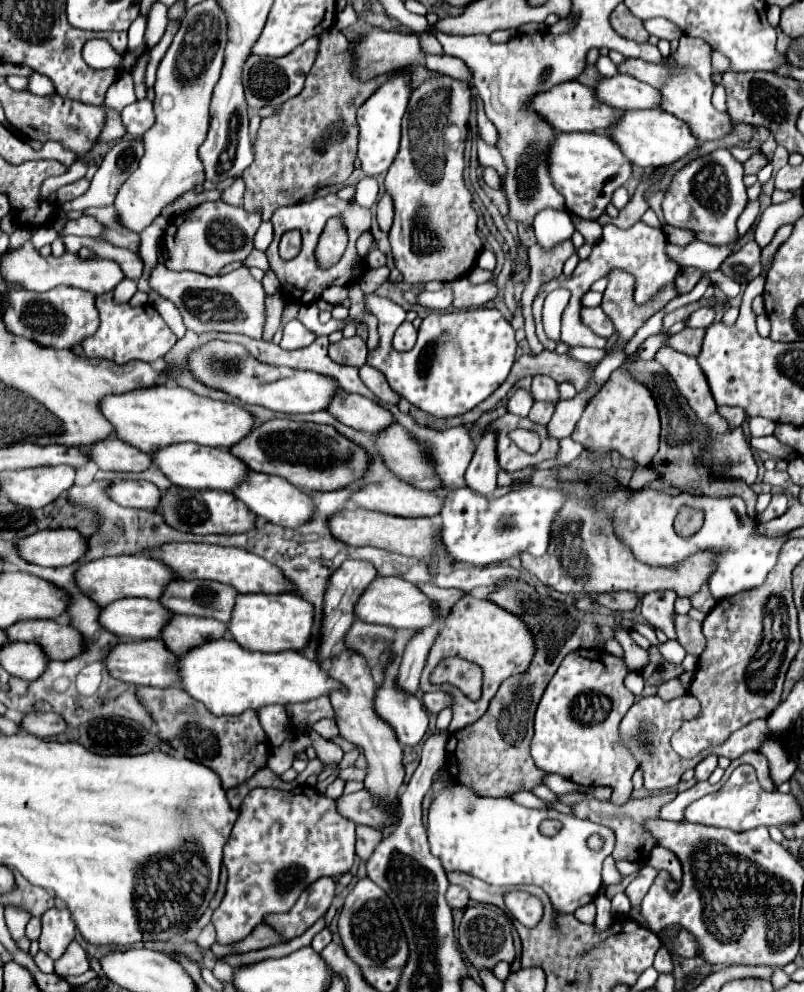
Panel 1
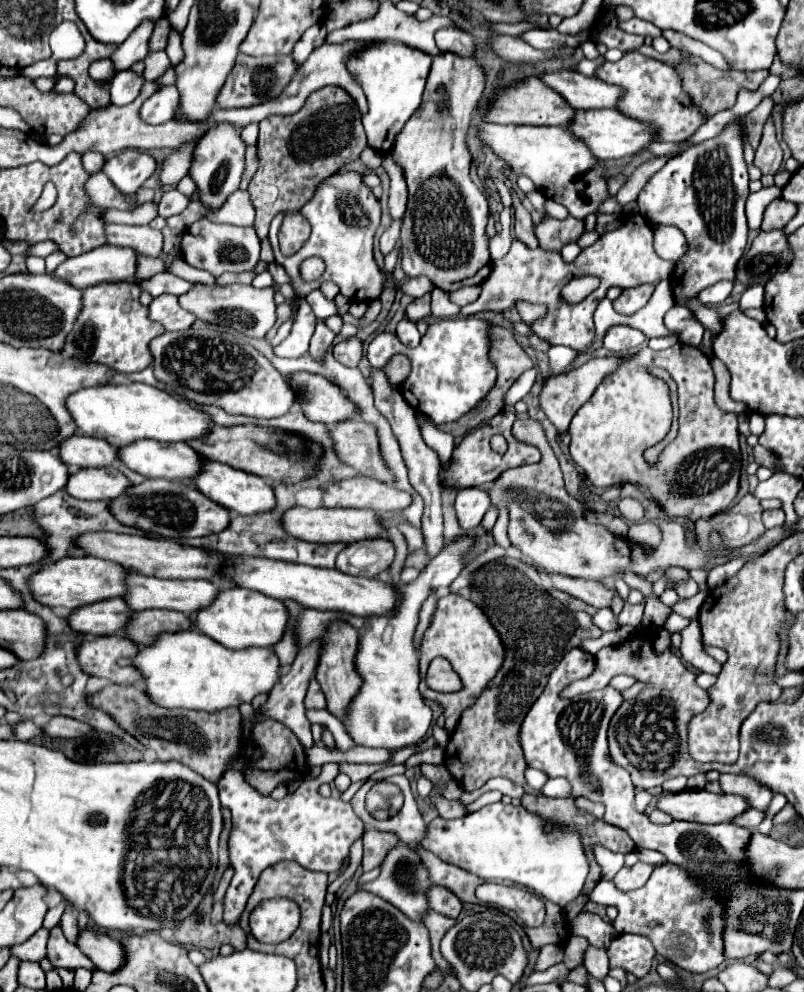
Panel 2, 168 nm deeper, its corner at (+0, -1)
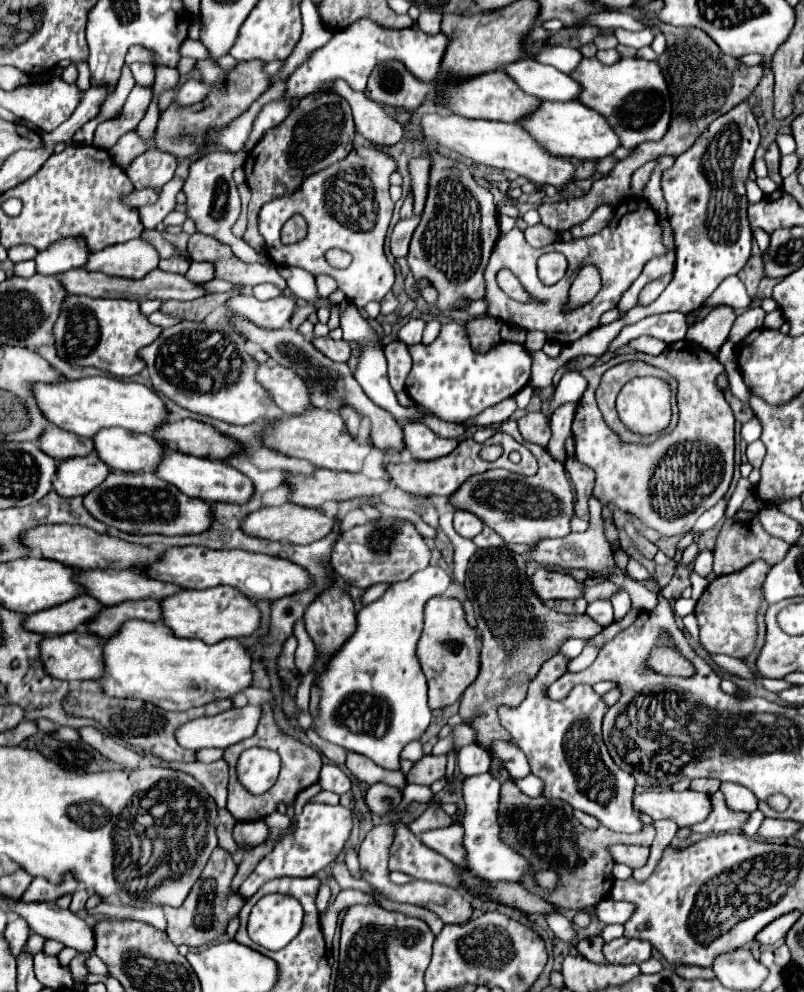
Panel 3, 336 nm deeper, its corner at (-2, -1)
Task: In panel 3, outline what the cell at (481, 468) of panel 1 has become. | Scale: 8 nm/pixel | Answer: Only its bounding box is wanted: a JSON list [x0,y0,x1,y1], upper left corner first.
[454,510,484,538]

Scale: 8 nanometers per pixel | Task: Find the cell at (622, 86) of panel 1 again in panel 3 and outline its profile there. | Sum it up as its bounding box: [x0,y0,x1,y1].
[506,58,582,100]

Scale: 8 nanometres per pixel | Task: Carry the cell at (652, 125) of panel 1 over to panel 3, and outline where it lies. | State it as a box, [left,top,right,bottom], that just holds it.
[520,100,620,160]

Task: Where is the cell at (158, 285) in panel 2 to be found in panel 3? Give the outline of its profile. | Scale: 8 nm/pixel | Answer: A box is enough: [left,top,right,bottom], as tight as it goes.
[200,280,234,294]

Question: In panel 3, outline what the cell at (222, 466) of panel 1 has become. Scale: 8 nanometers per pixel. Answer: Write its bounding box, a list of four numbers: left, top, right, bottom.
[94,428,166,472]

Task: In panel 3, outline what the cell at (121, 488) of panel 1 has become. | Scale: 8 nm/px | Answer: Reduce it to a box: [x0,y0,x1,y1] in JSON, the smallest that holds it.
[54,454,110,498]

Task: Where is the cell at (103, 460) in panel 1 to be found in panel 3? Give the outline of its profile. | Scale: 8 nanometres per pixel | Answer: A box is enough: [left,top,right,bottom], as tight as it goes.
[38,428,94,462]

